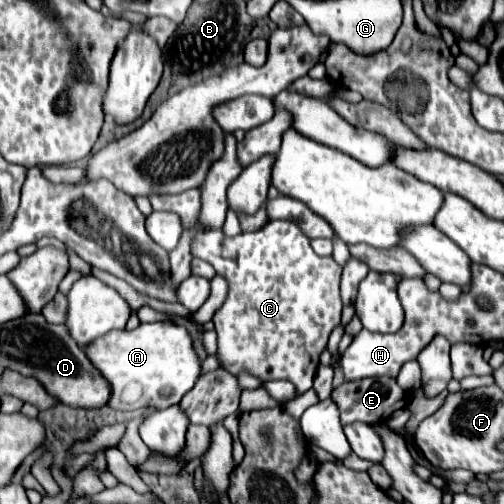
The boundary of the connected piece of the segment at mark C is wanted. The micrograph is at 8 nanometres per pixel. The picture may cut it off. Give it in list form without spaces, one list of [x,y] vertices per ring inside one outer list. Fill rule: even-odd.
[[[200,190],[182,192],[178,196],[150,196],[152,208],[156,212],[174,212],[180,216],[184,230],[196,230],[190,252],[194,258],[206,260],[214,266],[216,274],[226,278],[228,296],[224,304],[214,314],[214,326],[218,332],[218,356],[222,368],[240,374],[248,370],[260,380],[290,380],[298,396],[312,388],[312,380],[318,368],[318,358],[326,348],[328,336],[336,324],[340,324],[340,274],[342,266],[334,262],[332,256],[322,258],[310,248],[308,236],[298,228],[294,220],[270,220],[256,232],[240,232],[234,238],[228,238],[222,228],[202,228],[200,226]]]

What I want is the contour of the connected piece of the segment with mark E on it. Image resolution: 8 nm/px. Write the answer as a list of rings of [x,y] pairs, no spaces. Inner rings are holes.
[[[380,376],[380,378],[366,378],[360,382],[350,382],[350,384],[342,384],[338,388],[334,388],[332,392],[332,400],[336,402],[338,410],[340,410],[340,422],[342,426],[352,424],[356,420],[366,422],[366,424],[376,424],[386,420],[388,416],[392,416],[394,410],[400,410],[408,404],[410,396],[408,392],[404,392],[394,378],[390,376]]]

